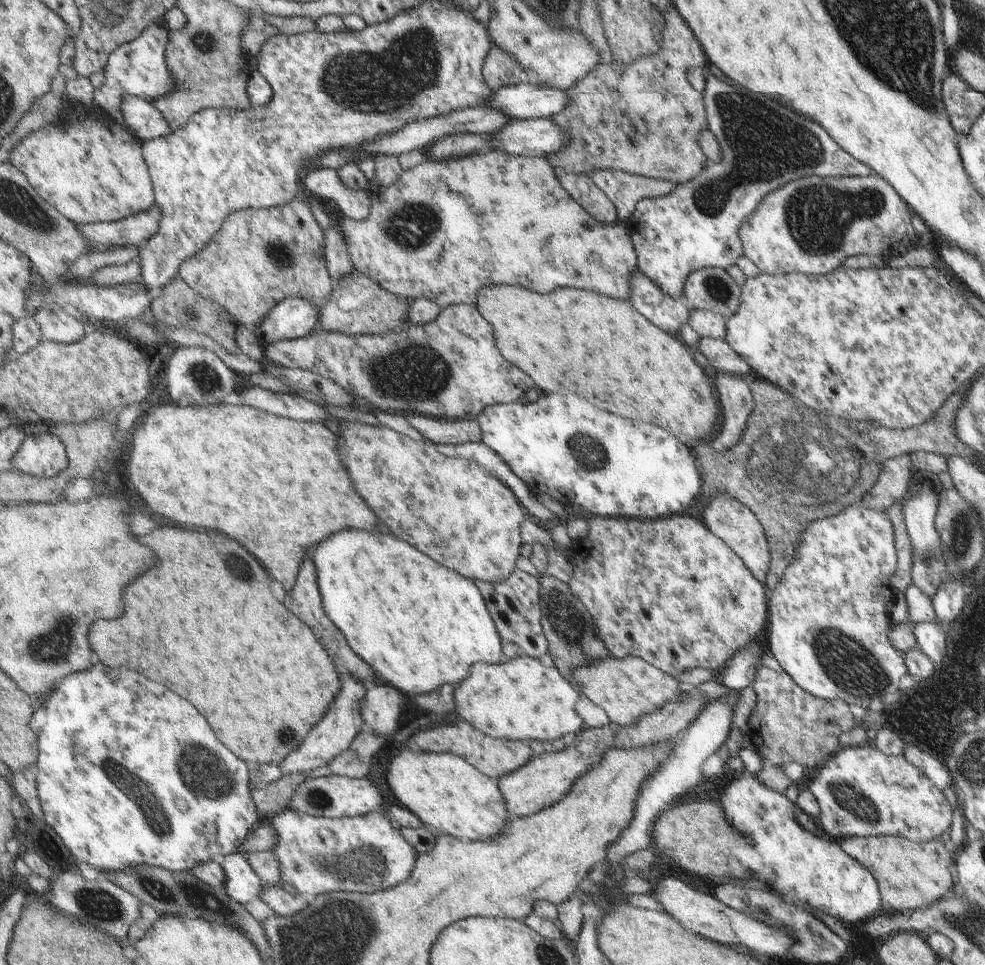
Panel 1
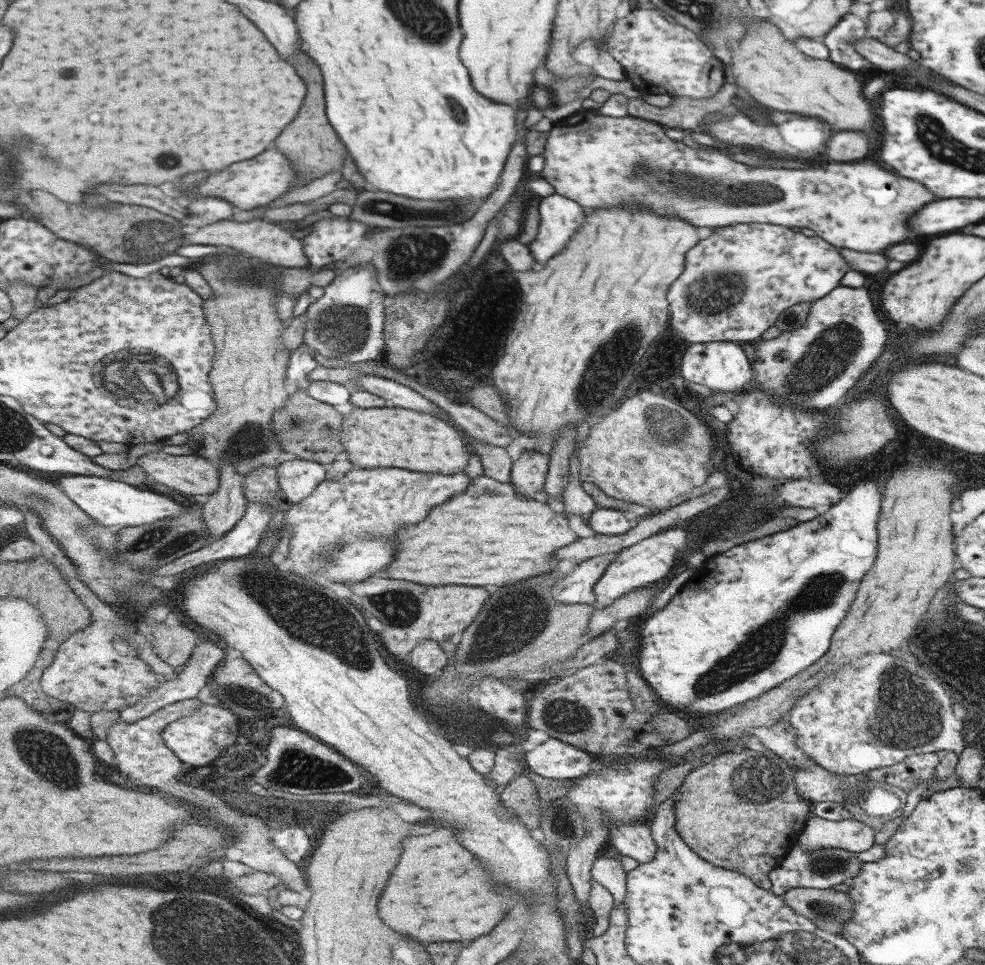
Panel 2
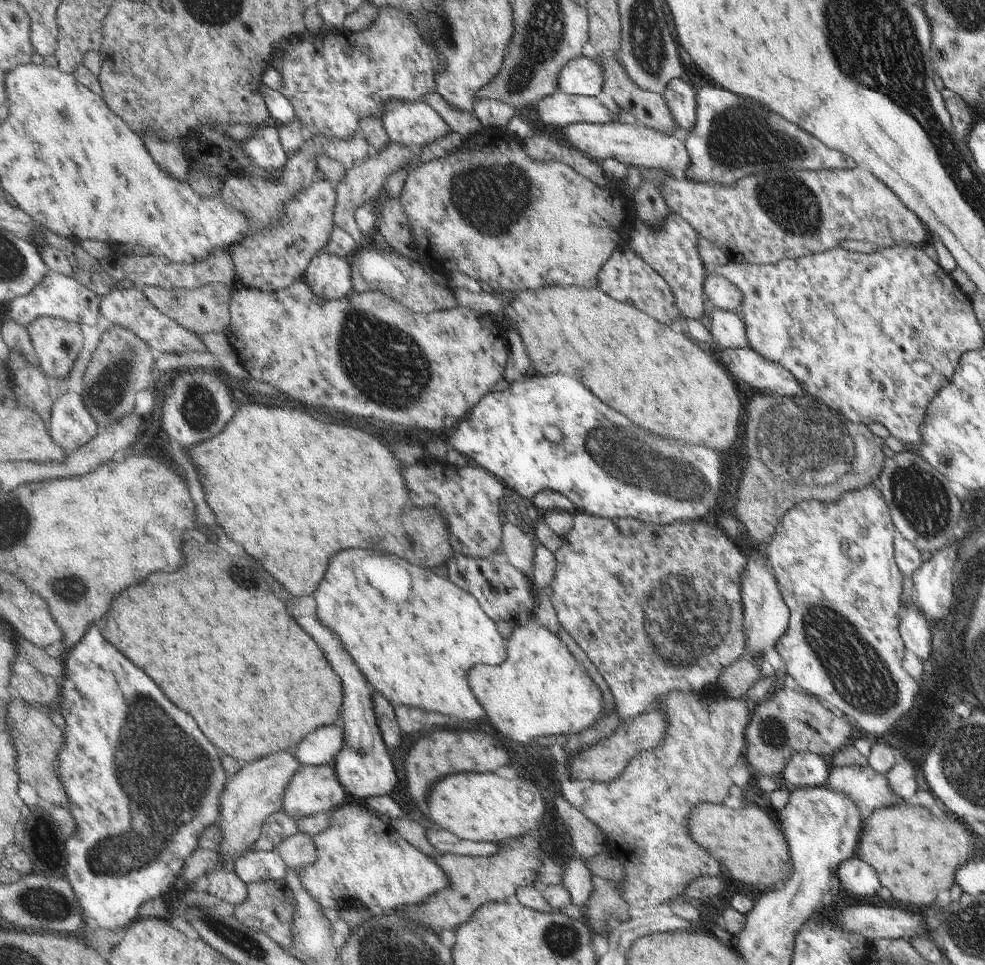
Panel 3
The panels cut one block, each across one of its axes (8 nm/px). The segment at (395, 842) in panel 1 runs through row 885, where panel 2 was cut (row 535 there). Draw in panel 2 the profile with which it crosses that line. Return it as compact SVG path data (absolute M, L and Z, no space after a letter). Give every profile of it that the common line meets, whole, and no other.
M353 468L339 480L325 480L310 497L298 503L288 504L286 510L287 524L285 528L291 530L289 542L291 566L294 573L307 578L309 582L319 582L319 586L335 586L335 582L359 582L365 578L381 578L381 572L393 560L393 544L395 534L401 526L411 526L425 519L427 512L437 504L445 502L449 497L462 493L470 480L460 471L452 475L425 474L399 470L399 468Z

